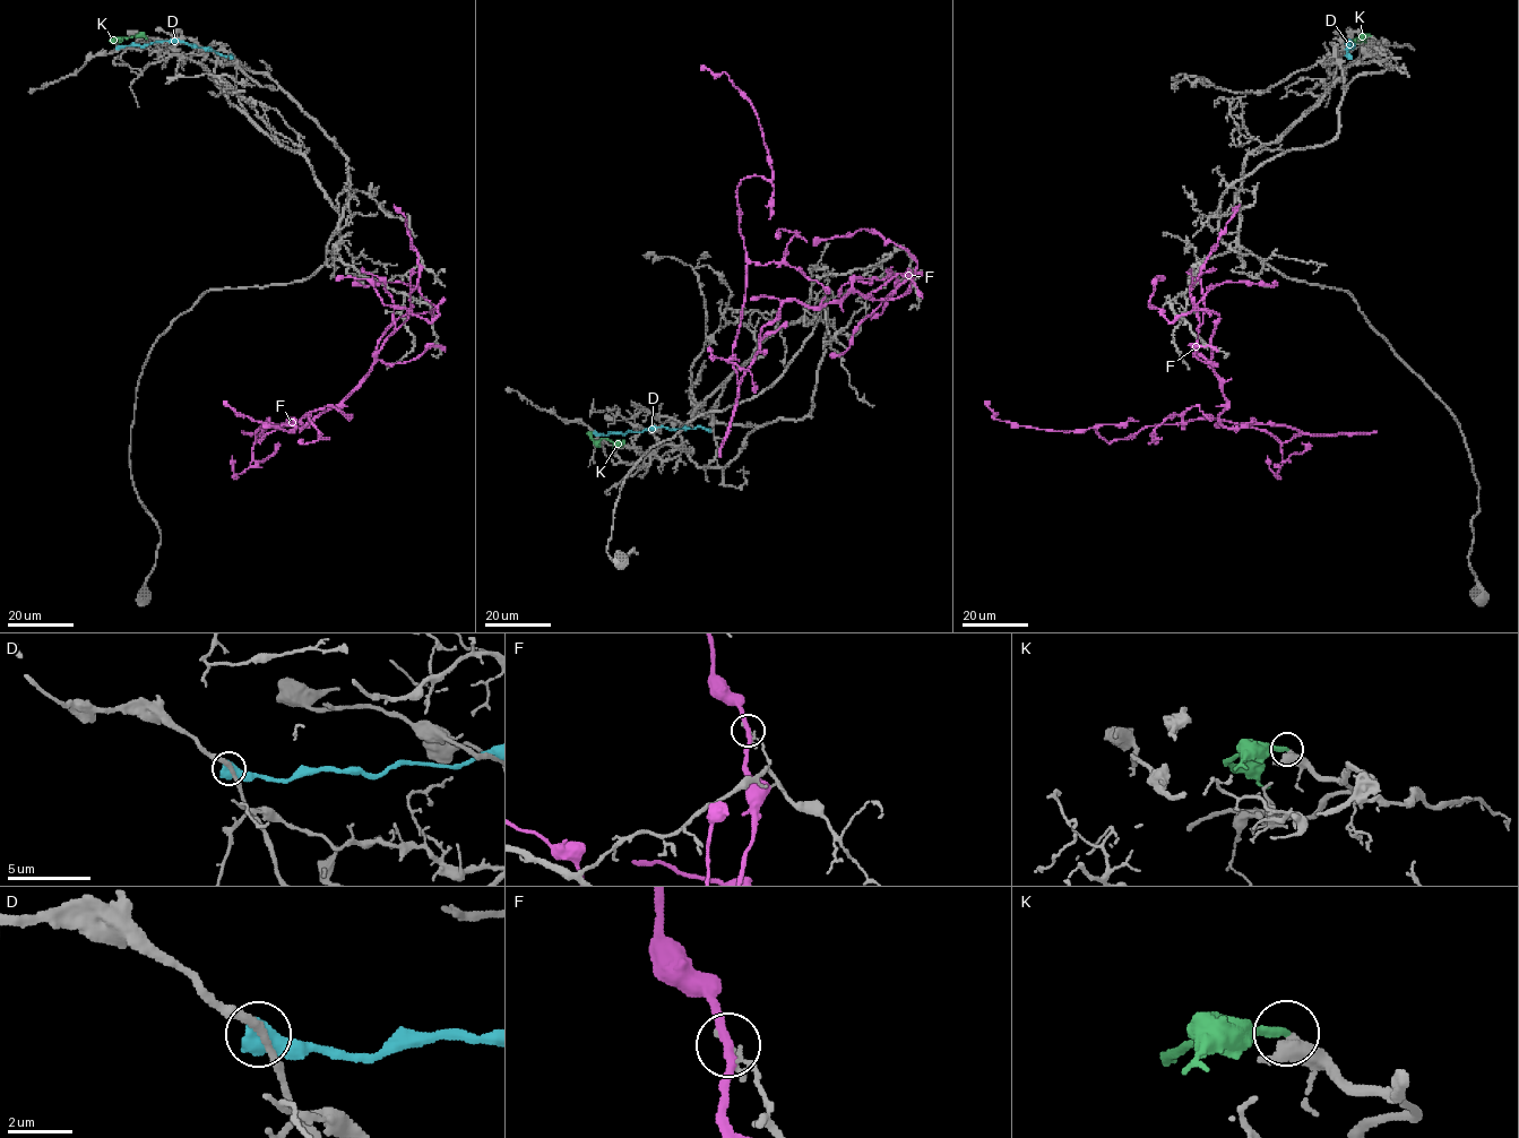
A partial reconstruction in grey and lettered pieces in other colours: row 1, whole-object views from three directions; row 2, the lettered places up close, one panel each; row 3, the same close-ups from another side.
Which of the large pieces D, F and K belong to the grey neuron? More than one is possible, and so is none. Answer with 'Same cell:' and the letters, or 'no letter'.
Same cell: K

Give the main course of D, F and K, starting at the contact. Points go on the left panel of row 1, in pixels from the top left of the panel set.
D: (118, 49), (181, 41), (233, 58)
F: (417, 255), (408, 316), (342, 402), (255, 441), (268, 417), (259, 442), (282, 424), (294, 428), (223, 402)
K: (136, 35), (113, 40), (117, 41)

